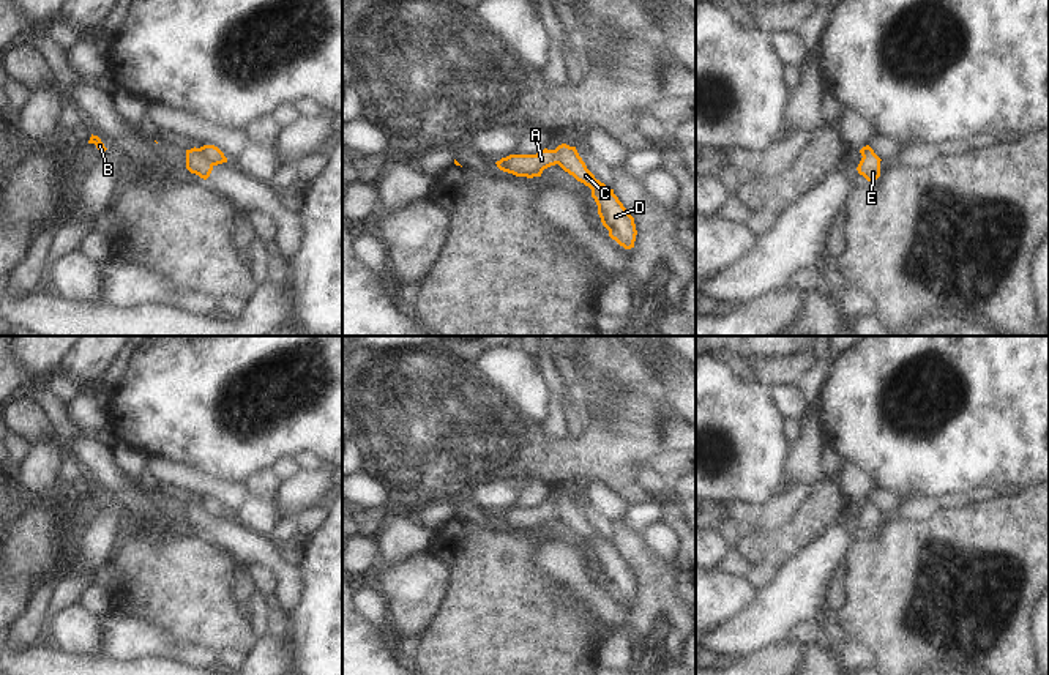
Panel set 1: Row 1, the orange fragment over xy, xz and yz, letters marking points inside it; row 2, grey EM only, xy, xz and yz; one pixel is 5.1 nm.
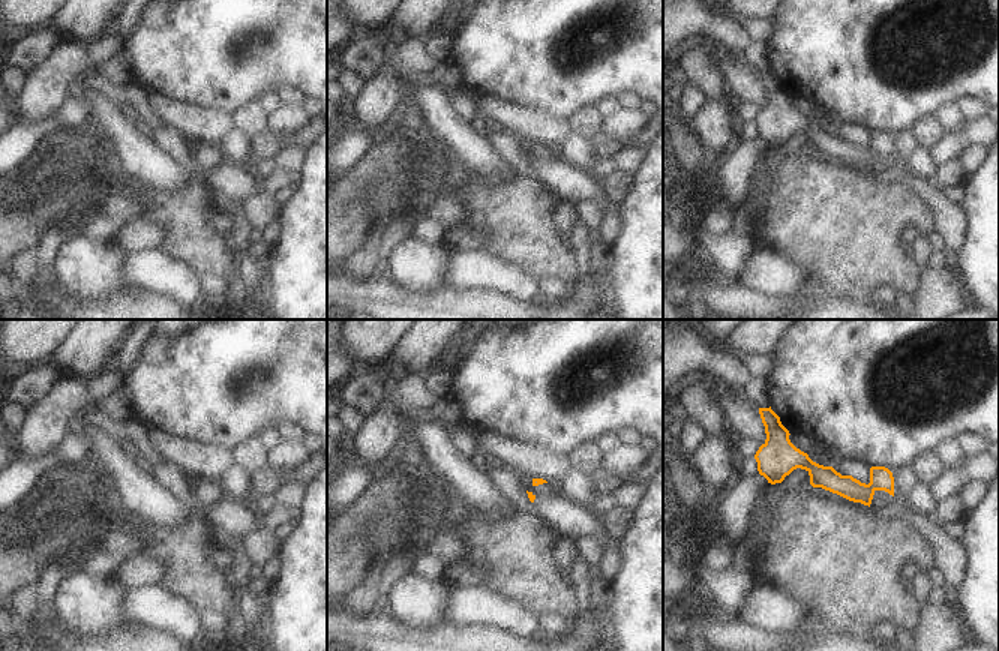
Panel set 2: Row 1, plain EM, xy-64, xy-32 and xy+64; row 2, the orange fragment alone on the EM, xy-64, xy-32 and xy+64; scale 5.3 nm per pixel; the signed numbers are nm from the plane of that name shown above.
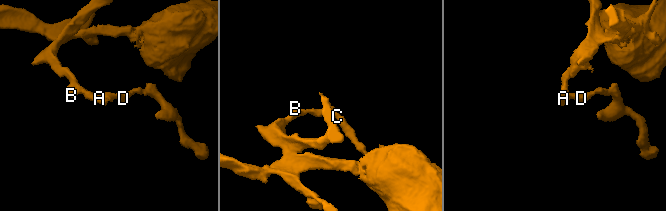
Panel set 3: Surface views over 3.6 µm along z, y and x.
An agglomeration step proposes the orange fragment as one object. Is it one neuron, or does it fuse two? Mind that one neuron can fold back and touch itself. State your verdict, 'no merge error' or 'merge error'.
merge error

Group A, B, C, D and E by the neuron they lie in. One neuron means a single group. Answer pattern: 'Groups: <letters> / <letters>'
Groups: A B E / C D.

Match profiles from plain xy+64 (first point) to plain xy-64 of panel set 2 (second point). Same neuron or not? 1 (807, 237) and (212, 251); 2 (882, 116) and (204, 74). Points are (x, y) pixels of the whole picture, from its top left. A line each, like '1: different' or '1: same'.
1: same
2: same

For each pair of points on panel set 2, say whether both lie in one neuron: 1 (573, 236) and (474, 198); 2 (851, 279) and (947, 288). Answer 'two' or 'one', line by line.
1: two
2: two

